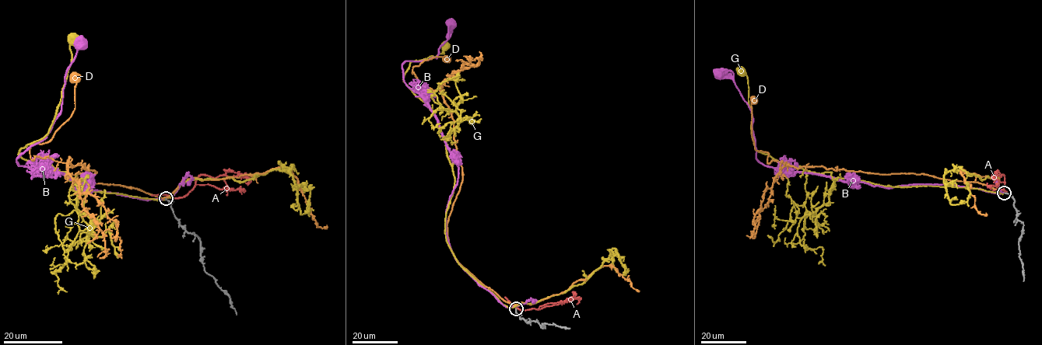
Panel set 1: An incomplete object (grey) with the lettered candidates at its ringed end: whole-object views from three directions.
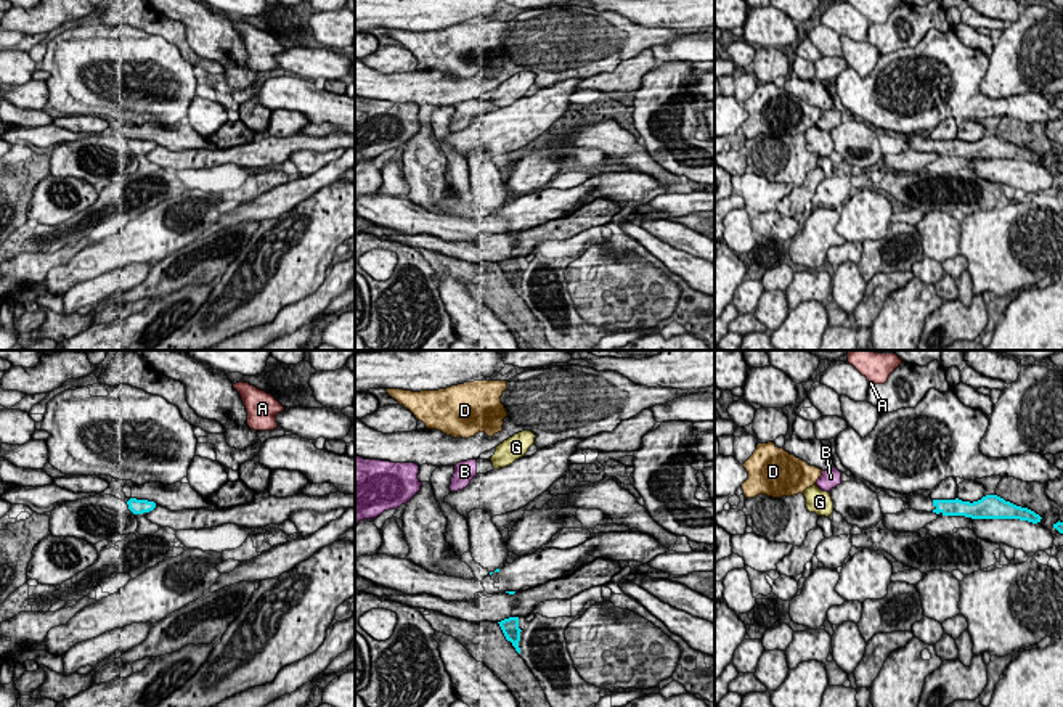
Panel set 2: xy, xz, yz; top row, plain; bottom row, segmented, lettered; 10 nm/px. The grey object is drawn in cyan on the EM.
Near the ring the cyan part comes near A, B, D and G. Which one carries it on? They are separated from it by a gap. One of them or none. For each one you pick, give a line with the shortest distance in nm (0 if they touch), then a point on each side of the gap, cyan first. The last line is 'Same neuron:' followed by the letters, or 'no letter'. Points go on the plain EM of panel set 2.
D: 1150 nm | yz (933, 140), (821, 114)
Same neuron: D

